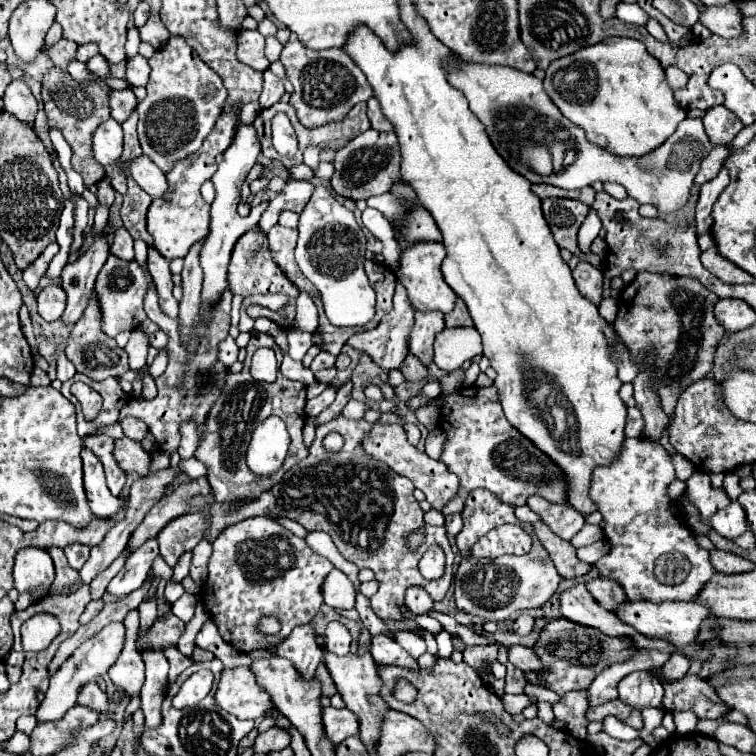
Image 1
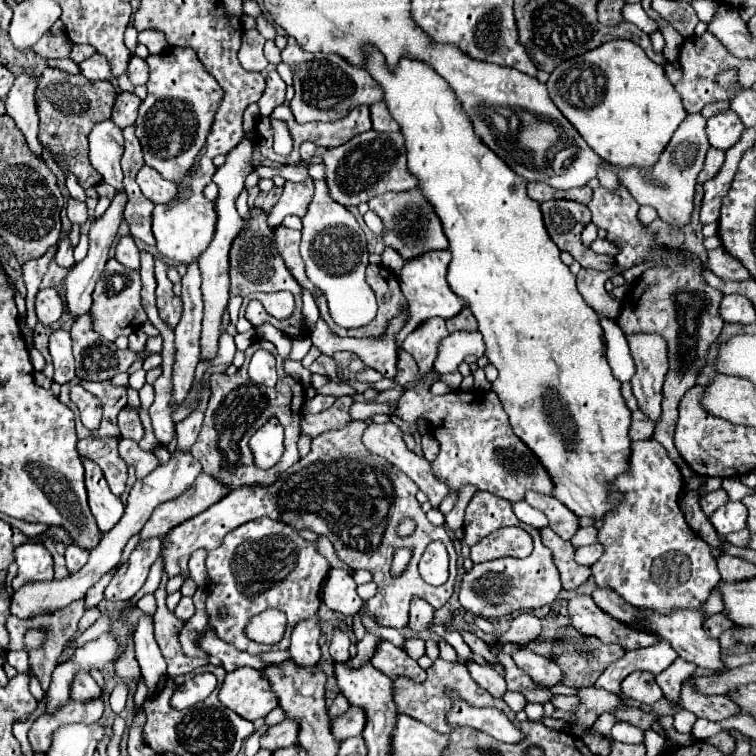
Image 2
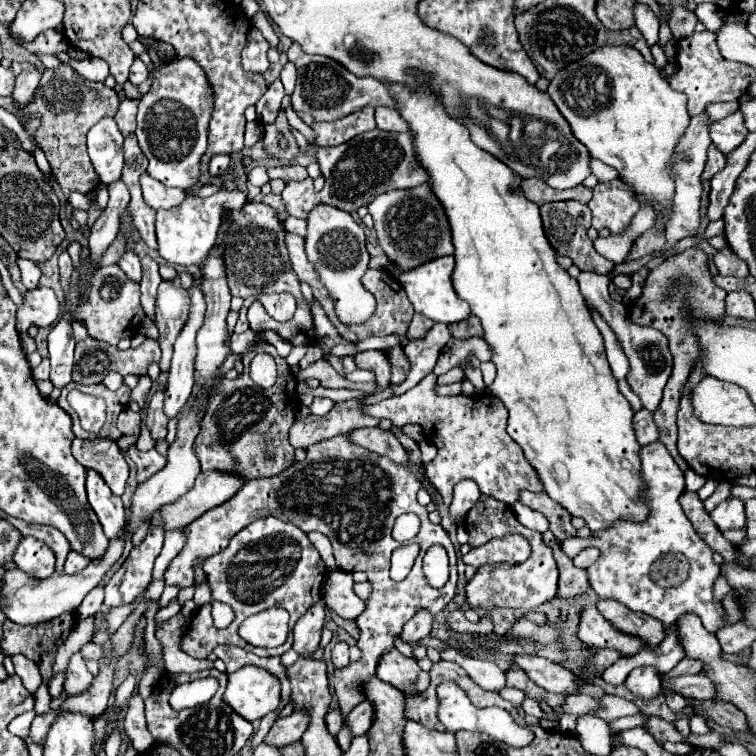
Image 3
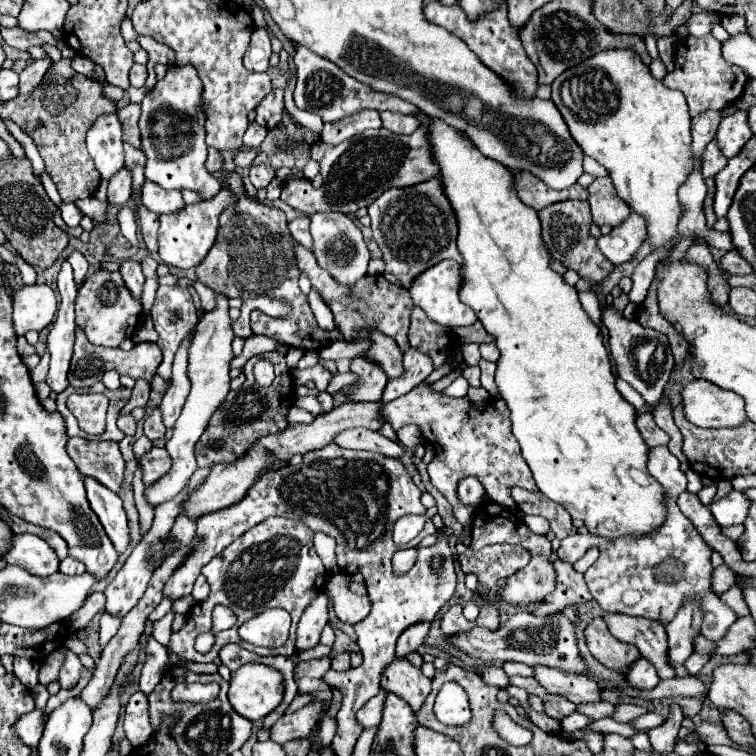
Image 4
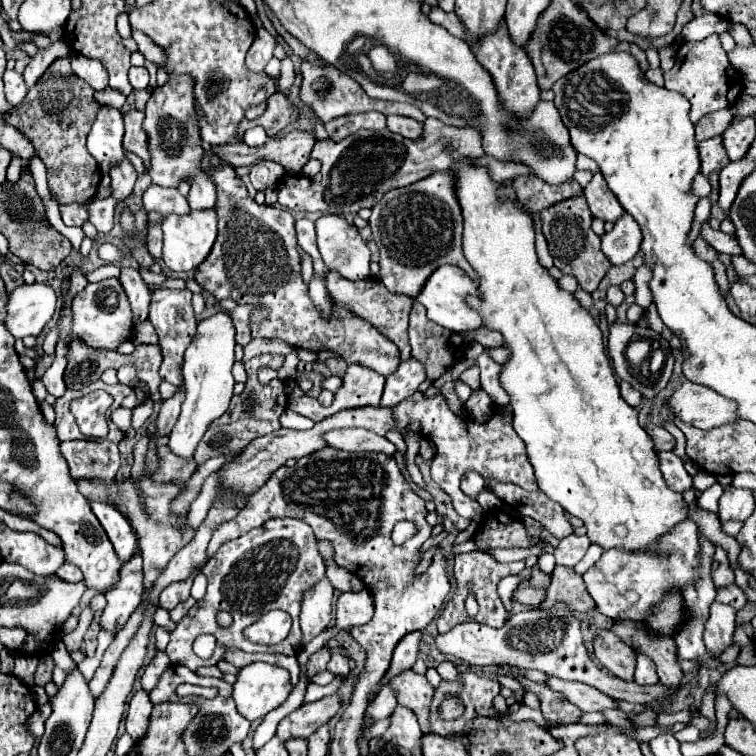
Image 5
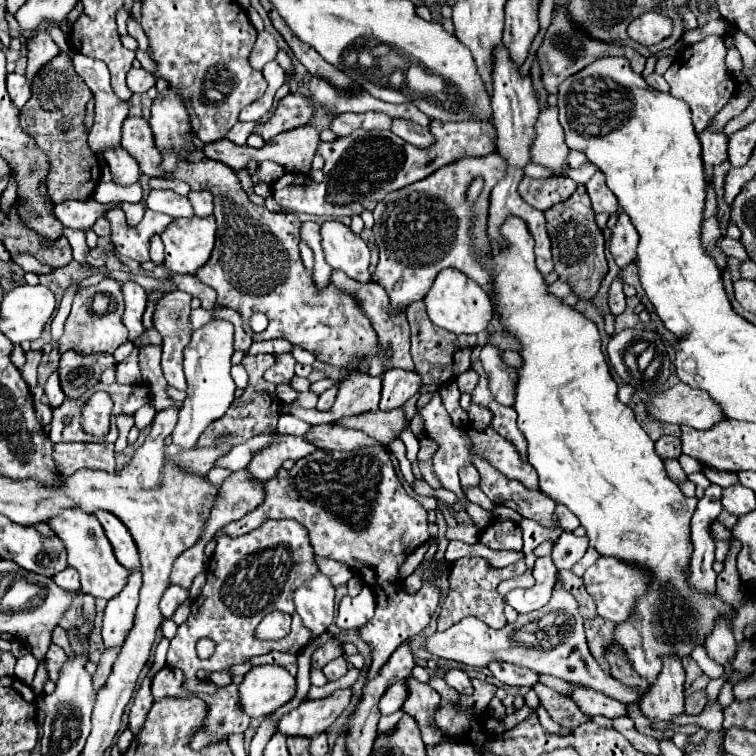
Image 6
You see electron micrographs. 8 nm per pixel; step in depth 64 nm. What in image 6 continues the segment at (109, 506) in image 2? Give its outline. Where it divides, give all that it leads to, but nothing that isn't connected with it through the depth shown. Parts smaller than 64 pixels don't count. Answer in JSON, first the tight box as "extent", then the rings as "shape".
{"extent":[96,510,140,572],"shape":[[[104,510],[96,512],[96,518],[100,520],[100,524],[104,528],[104,534],[106,534],[106,538],[110,540],[110,544],[114,548],[116,560],[124,568],[128,568],[130,572],[138,570],[140,568],[138,550],[136,550],[136,544],[134,544],[130,532],[126,530],[126,526],[122,526],[122,522],[116,516],[112,516],[110,512],[104,512]]]}

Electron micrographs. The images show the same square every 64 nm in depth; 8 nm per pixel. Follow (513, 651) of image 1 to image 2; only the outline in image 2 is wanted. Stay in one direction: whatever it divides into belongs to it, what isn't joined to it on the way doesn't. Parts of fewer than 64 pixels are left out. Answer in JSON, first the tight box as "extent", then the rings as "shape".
{"extent":[512,648,562,688],"shape":[[[520,648],[512,654],[518,668],[522,668],[536,684],[542,684],[544,688],[552,688],[556,684],[562,684],[562,672],[556,662],[534,654],[532,650]]]}

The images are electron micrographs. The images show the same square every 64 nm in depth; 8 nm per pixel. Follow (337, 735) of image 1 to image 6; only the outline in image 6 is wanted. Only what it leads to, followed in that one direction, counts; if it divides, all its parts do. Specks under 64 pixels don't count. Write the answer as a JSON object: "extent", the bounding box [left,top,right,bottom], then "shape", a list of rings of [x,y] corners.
{"extent":[378,682,406,714],"shape":[[[396,682],[382,696],[382,700],[378,704],[380,712],[382,714],[392,714],[392,712],[400,710],[402,704],[404,704],[404,700],[406,700],[406,682]]]}

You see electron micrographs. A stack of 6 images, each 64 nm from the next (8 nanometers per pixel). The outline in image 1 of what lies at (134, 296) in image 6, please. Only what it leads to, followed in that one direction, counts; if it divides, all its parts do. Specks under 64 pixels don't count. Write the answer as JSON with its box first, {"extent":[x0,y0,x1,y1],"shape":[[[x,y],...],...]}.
{"extent":[110,228,134,260],"shape":[[[120,228],[114,232],[110,252],[122,260],[134,260],[134,238],[128,234],[126,228]]]}

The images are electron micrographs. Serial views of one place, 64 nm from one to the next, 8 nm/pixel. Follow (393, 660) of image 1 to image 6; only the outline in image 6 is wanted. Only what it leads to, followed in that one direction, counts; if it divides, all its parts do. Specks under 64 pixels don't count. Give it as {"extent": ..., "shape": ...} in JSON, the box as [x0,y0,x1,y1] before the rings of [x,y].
{"extent":[404,676,444,744],"shape":[[[412,676],[404,680],[408,684],[408,698],[404,702],[404,712],[408,712],[422,732],[424,744],[438,744],[438,740],[444,740],[444,734],[434,724],[434,712],[440,708],[440,694]]]}

